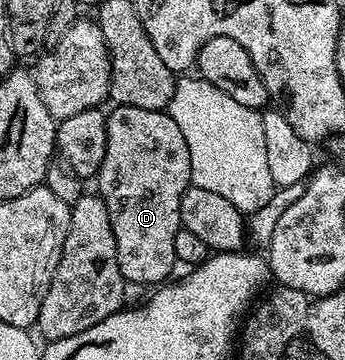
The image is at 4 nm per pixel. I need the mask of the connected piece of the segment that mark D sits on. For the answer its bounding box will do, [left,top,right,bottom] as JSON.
[97,104,192,286]

